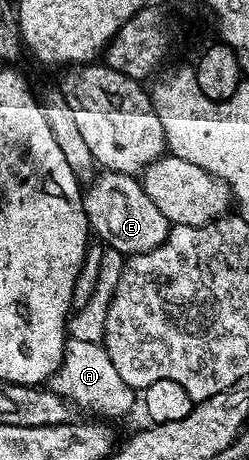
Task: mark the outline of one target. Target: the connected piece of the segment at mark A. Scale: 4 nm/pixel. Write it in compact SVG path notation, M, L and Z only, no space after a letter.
M69 340L64 346L62 363L50 379L50 388L71 402L77 410L89 409L92 413L112 413L115 409L128 409L138 401L137 390L123 382L114 363L110 363L110 355L98 341L82 343Z

